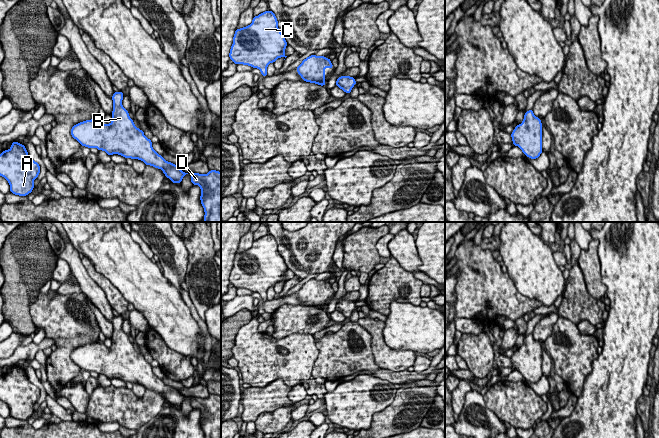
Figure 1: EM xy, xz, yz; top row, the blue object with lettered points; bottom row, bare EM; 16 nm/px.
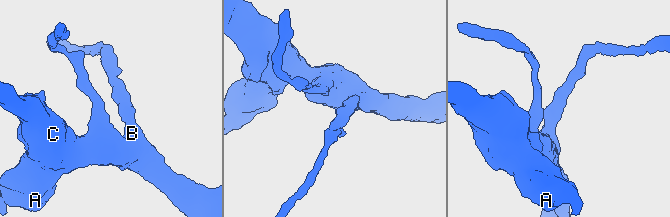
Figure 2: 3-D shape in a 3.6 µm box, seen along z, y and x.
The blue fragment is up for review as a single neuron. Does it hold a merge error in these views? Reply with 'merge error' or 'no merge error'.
no merge error

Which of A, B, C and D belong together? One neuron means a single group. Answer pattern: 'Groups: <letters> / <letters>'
Groups: A B C D

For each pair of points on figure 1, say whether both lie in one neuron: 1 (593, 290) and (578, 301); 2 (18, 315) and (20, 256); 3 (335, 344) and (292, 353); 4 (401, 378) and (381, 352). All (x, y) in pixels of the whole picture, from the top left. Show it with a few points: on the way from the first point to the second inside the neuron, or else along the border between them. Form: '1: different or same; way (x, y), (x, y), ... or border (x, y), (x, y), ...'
1: different; border (581, 271), (587, 291), (599, 300)
2: same; way (20, 300), (20, 271)
3: different; border (315, 339), (318, 356), (311, 371)
4: different; border (381, 367), (394, 371), (407, 370)

